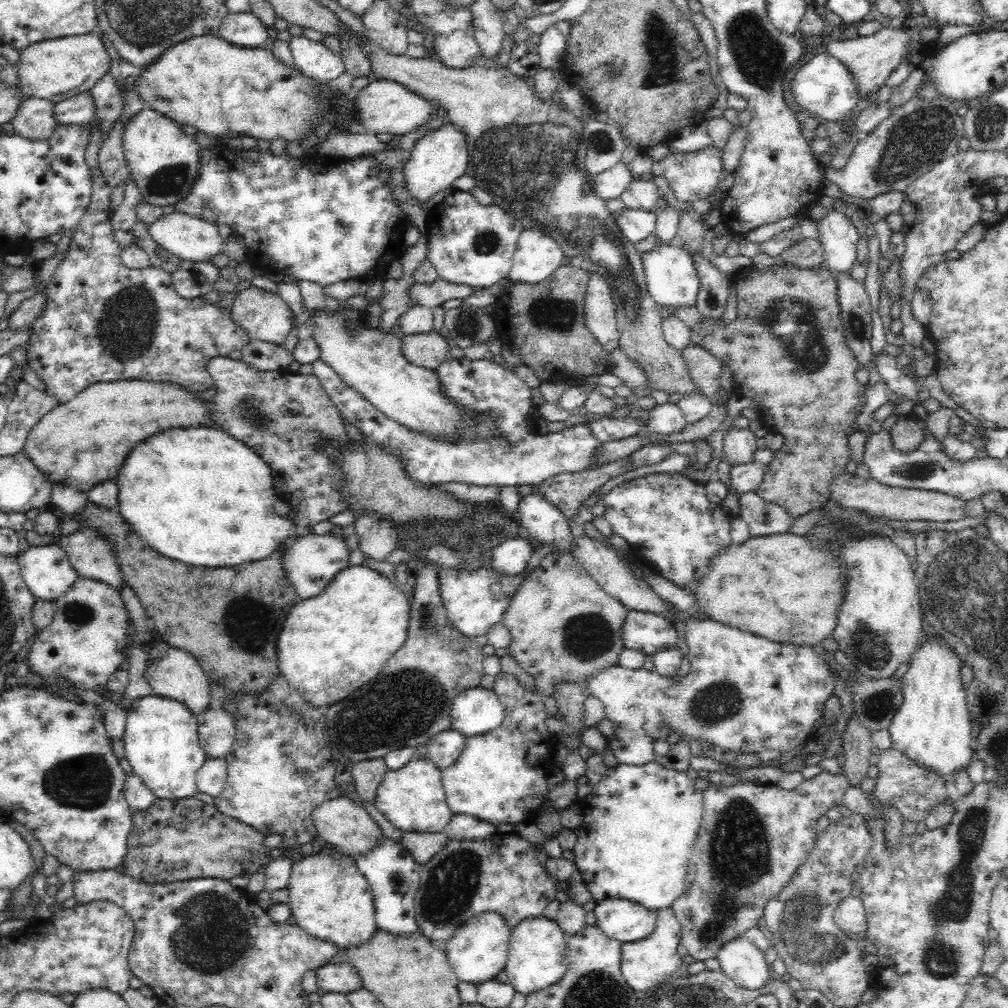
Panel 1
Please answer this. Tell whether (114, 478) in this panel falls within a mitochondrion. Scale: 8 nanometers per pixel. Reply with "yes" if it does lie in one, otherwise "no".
no

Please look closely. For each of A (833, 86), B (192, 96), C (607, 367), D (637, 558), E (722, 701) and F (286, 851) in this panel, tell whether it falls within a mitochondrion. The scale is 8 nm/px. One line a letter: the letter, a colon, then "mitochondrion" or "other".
A: other
B: other
C: other
D: other
E: mitochondrion
F: other

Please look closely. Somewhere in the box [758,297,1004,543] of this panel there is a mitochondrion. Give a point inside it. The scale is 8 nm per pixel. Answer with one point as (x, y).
(922, 469)

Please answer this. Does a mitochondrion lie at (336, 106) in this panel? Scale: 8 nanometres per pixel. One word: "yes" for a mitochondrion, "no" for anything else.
yes

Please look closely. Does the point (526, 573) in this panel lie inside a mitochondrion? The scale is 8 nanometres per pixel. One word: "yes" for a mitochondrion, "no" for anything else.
no

